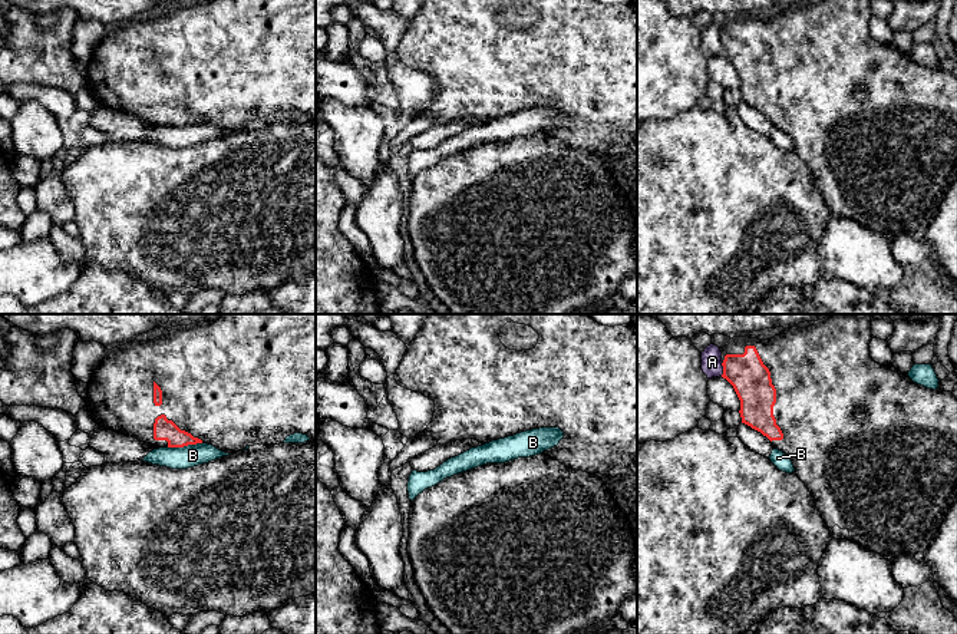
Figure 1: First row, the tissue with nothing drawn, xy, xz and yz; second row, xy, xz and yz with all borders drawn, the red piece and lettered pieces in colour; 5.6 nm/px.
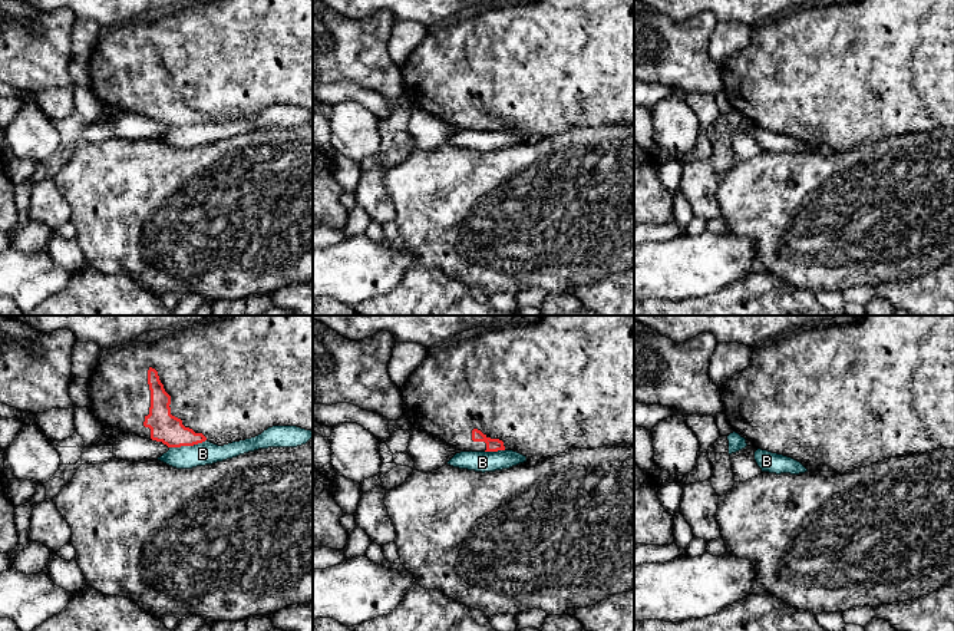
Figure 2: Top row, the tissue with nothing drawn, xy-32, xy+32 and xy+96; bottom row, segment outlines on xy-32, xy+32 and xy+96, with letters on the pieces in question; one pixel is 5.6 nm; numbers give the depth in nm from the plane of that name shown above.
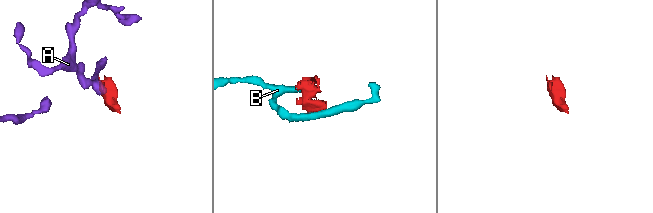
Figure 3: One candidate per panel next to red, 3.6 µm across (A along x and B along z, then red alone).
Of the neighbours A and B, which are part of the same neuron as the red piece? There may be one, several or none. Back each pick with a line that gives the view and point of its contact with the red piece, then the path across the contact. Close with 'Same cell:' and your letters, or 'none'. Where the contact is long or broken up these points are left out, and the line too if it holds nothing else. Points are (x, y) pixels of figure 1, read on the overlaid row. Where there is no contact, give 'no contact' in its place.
Same cell: none

